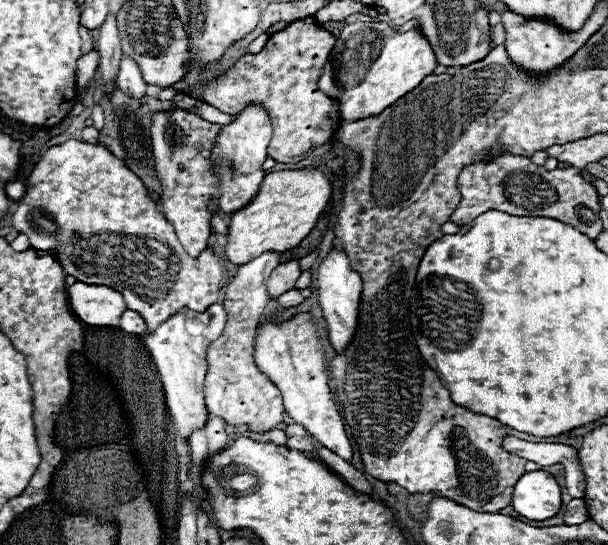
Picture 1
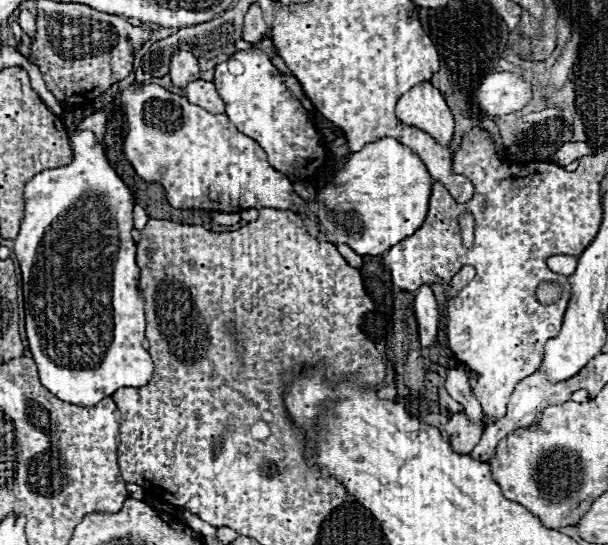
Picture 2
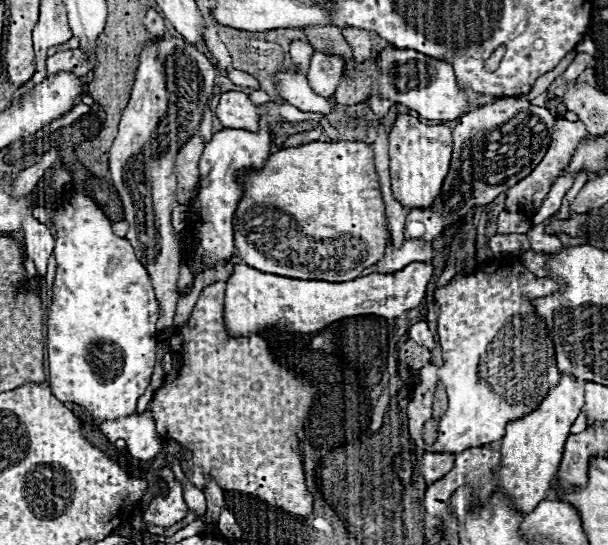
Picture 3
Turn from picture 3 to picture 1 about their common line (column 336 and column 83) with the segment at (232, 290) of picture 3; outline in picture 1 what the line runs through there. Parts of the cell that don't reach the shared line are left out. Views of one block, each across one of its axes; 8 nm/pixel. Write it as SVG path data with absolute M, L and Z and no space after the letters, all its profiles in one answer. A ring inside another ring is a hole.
M76 282L66 288L70 310L86 324L92 326L118 326L126 302L120 292L98 286Z

